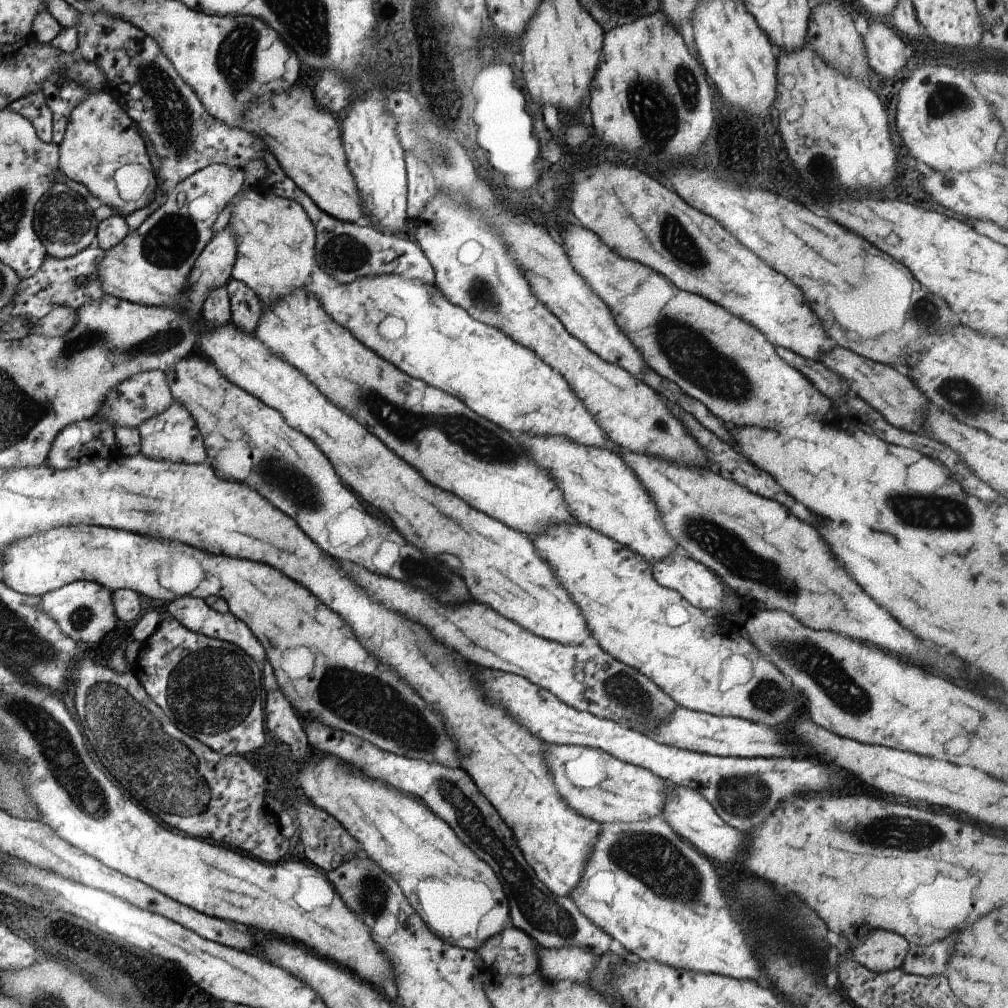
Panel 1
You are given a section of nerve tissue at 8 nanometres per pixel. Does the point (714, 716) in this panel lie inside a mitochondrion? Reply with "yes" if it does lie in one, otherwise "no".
no

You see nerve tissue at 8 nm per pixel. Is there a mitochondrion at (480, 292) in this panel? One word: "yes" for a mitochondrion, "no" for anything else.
yes

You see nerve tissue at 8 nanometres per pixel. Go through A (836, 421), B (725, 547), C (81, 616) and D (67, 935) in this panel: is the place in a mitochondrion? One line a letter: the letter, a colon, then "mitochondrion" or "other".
A: other
B: mitochondrion
C: mitochondrion
D: other

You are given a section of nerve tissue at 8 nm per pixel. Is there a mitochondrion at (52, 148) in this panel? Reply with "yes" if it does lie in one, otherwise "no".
no

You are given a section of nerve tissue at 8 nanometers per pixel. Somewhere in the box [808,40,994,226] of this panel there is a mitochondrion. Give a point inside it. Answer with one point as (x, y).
(946, 101)

